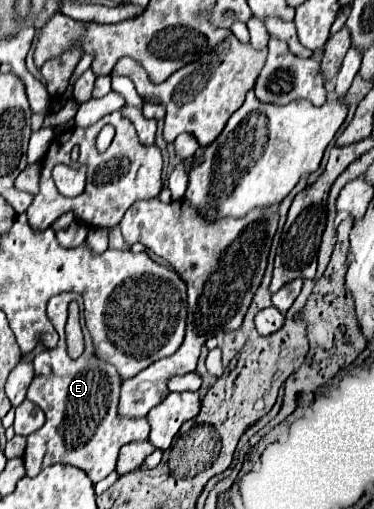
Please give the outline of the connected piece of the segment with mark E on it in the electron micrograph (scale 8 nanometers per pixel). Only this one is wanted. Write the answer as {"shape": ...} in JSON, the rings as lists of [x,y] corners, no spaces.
{"shape":[[[62,292],[58,296],[52,296],[48,302],[48,316],[62,340],[56,348],[46,350],[34,358],[34,380],[28,388],[26,398],[44,410],[46,424],[28,436],[24,462],[26,476],[38,476],[46,466],[62,462],[86,470],[90,480],[96,484],[116,470],[118,452],[124,444],[148,440],[150,424],[144,418],[132,420],[116,416],[122,378],[118,376],[118,372],[114,372],[114,368],[110,368],[110,364],[102,360],[96,362],[92,340],[82,320],[84,308],[80,308],[80,324],[86,344],[84,354],[76,360],[68,356],[64,326],[68,318],[68,304],[72,300],[78,300],[78,304],[82,304],[82,296],[74,292]]]}

